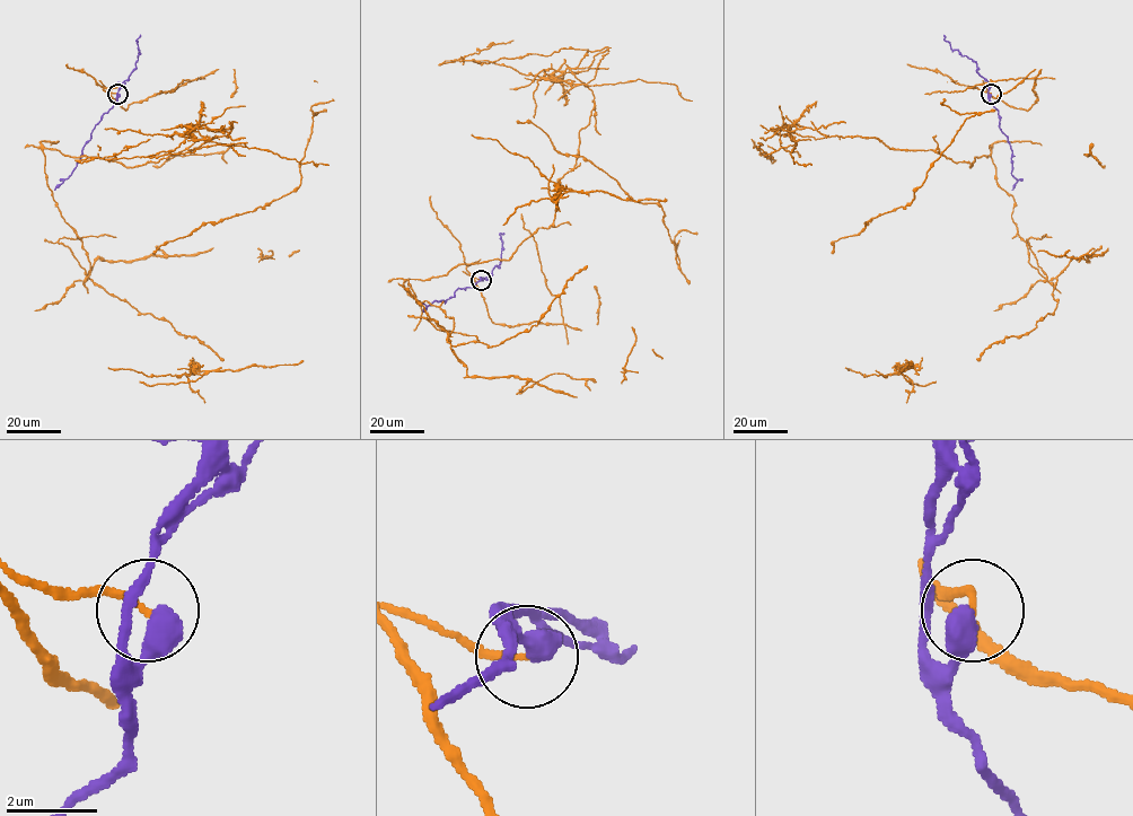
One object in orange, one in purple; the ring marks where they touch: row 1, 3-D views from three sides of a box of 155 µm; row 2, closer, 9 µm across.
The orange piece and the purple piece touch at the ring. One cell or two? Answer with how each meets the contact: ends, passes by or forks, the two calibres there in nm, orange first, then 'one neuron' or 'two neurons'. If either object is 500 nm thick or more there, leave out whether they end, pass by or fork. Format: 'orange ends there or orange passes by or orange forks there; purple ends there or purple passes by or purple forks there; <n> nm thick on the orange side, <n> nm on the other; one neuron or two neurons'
140 nm thick on the orange side, 550 nm on the other; two neurons

